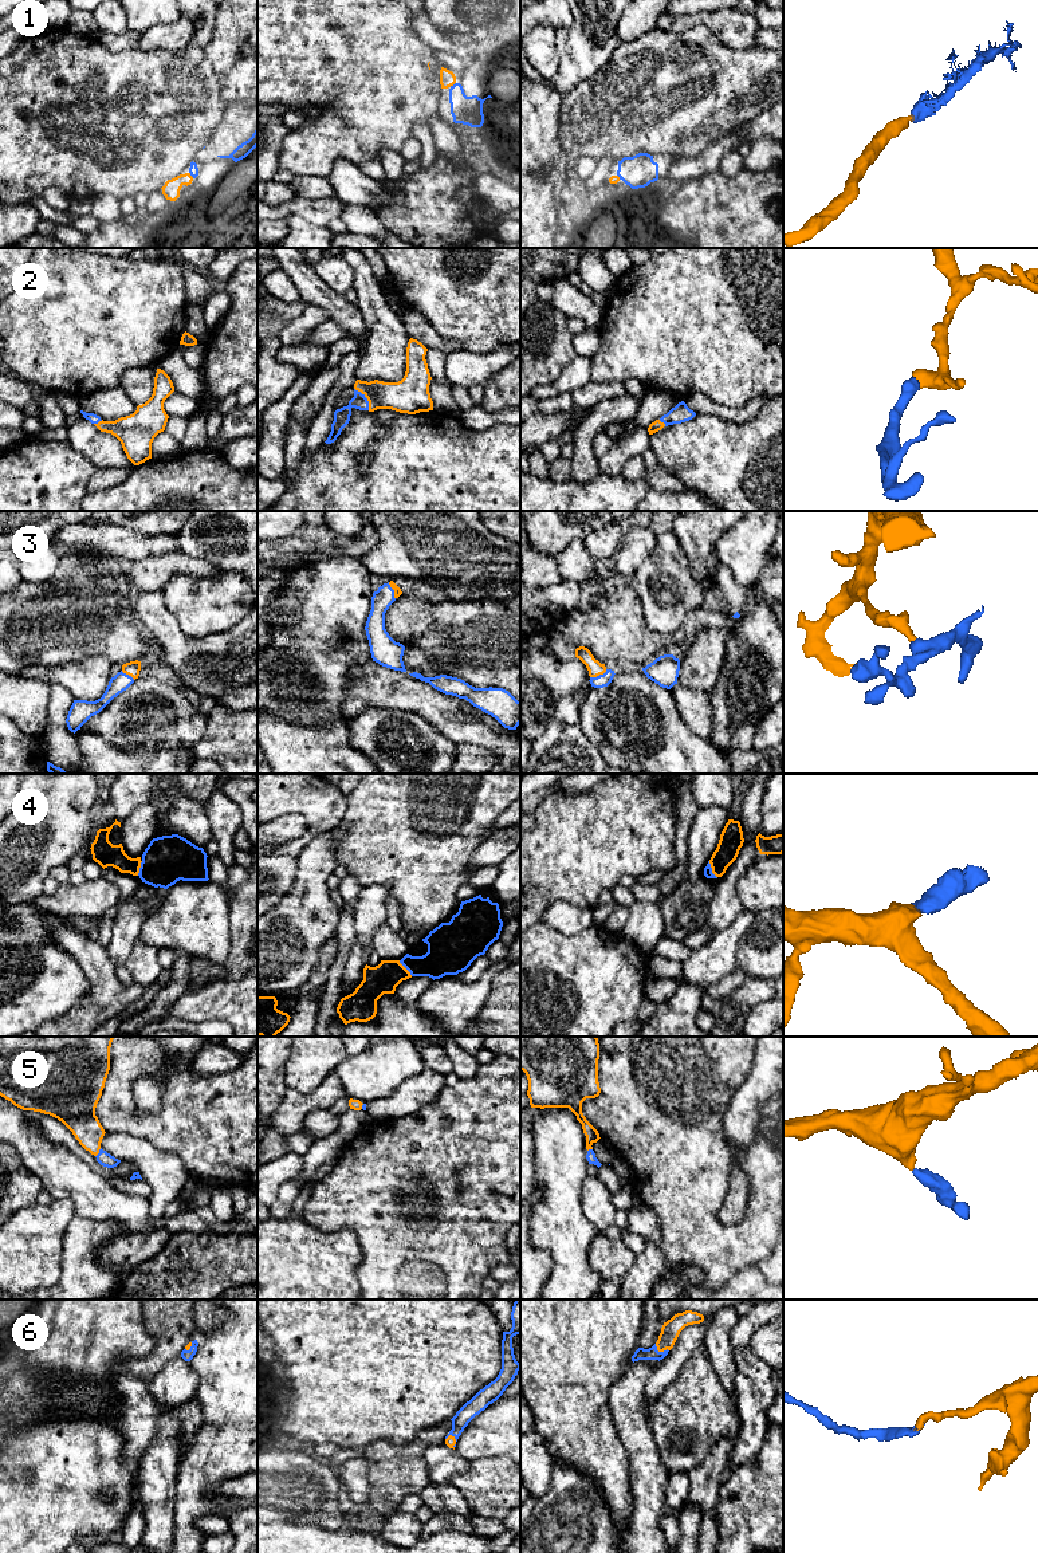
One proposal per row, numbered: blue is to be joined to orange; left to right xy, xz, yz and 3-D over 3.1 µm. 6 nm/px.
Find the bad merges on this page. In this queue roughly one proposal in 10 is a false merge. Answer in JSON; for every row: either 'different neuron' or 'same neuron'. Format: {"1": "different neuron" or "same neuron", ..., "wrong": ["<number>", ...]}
{"1": "same neuron", "2": "same neuron", "3": "same neuron", "4": "same neuron", "5": "same neuron", "6": "same neuron", "wrong": []}

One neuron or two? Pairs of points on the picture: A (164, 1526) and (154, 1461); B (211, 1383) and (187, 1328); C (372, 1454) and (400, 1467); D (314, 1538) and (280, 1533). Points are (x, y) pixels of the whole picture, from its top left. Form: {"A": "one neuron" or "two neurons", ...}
{"A": "one neuron", "B": "two neurons", "C": "one neuron", "D": "one neuron"}

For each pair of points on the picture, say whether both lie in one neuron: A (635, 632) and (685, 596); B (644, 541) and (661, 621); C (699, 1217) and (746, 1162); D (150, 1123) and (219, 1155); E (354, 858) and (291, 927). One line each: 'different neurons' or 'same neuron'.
A: different neurons
B: different neurons
C: same neuron
D: same neuron
E: different neurons

